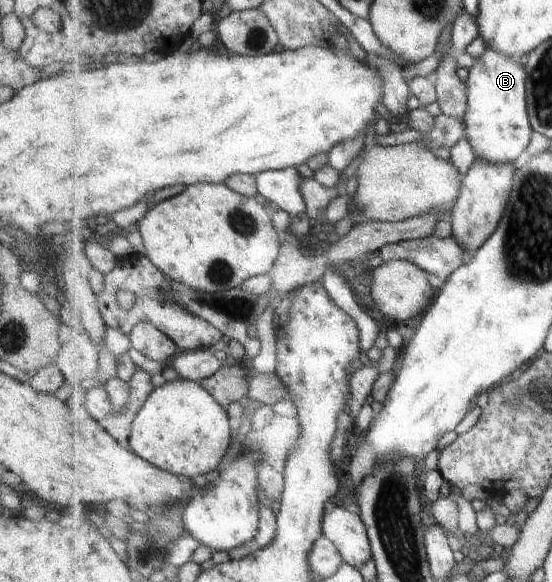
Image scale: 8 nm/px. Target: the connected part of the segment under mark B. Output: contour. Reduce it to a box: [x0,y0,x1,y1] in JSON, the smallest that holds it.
[465,46,535,163]

